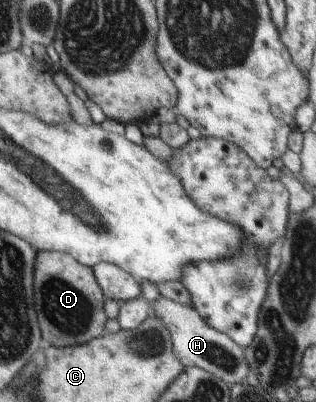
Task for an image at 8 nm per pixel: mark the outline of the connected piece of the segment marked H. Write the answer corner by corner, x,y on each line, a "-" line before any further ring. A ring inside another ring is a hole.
162,295
152,301
152,308
154,317
168,330
173,353
185,367
197,366
222,379
227,385
245,381
249,365
245,361
244,348
235,343
229,335
210,327
190,305
183,305

